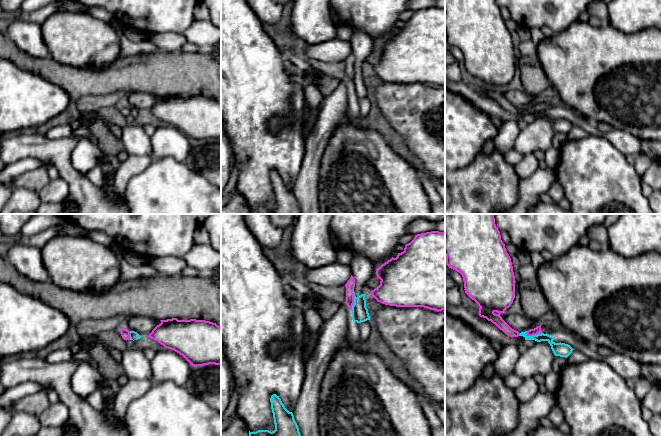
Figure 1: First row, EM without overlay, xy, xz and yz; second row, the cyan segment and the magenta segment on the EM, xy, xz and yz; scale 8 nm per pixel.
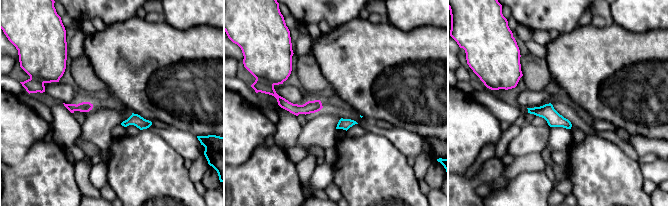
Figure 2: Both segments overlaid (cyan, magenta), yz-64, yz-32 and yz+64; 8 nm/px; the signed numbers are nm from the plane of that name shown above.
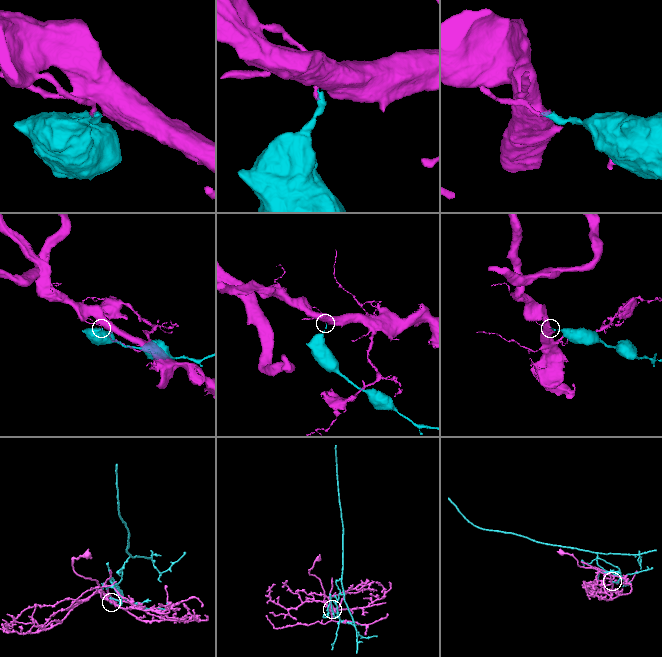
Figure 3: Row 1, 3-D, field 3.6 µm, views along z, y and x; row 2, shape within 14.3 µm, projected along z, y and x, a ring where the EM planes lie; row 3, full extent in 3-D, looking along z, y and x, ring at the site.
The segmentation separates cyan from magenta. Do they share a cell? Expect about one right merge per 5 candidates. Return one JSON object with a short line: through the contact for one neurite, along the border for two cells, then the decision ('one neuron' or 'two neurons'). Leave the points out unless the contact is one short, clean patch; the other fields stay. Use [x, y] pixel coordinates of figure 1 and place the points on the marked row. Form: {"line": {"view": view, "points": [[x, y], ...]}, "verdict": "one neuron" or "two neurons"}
{"line": {"view": "xz", "points": [[353, 289], [353, 305], [350, 309]]}, "verdict": "two neurons"}

